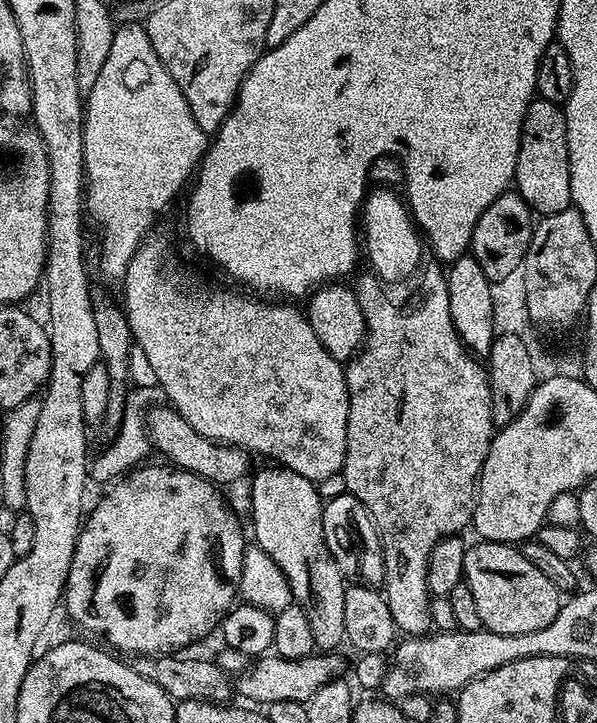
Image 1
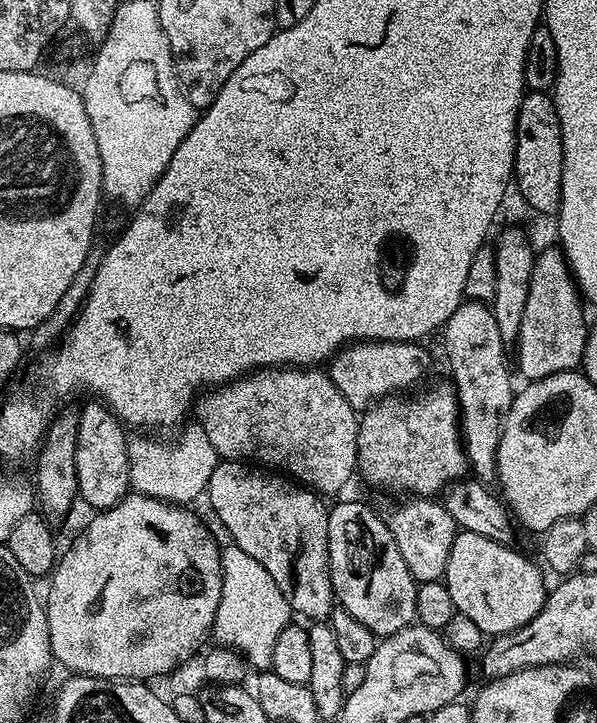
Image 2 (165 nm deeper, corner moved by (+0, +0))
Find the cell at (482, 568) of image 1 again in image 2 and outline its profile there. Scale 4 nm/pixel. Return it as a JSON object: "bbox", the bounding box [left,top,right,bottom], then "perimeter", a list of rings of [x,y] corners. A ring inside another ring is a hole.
{"bbox":[442,530,550,638],"perimeter":[[[463,530],[457,531],[454,546],[450,548],[450,562],[446,562],[446,574],[442,582],[450,590],[450,598],[456,610],[466,614],[466,618],[475,622],[478,630],[482,630],[488,638],[506,636],[526,626],[542,610],[550,591],[549,585],[544,585],[545,573],[540,573],[522,553],[514,549],[490,538],[482,538],[482,534],[470,534]]]}

